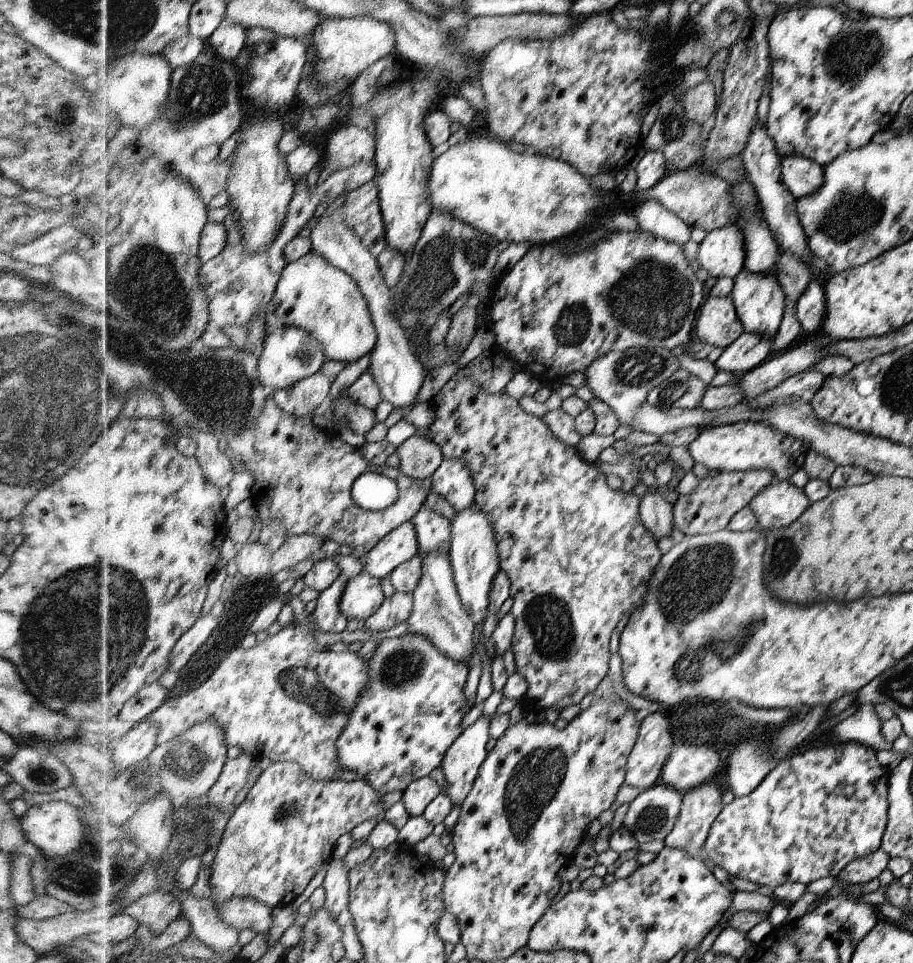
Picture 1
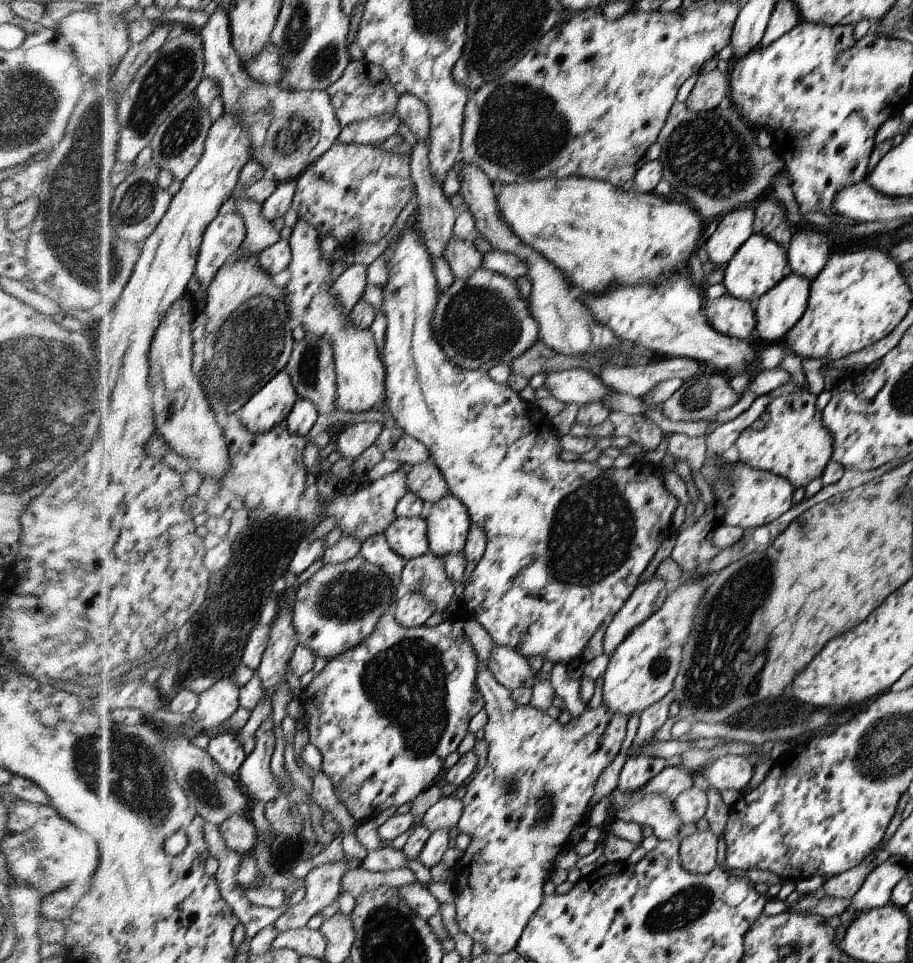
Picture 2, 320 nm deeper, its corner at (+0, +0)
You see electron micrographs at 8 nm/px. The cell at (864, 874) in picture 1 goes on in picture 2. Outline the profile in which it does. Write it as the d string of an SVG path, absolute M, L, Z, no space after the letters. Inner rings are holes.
M862 862L855 868L846 870L824 883L825 896L832 896L842 900L850 899L855 896L863 888L864 882L868 878L868 874L874 872L876 866L870 862Z

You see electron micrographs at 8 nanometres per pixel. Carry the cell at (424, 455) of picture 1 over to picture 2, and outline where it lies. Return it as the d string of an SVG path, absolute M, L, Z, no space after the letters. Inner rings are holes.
M430 460L412 466L407 474L406 485L408 491L420 496L424 503L434 504L449 494L442 472Z

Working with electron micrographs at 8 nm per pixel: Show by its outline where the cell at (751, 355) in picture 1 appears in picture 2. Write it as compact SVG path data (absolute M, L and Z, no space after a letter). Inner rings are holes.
M790 272L775 289L764 294L754 307L756 317L754 340L763 342L765 345L784 343L786 334L798 324L806 311L810 297L810 284L808 278L804 278L796 272Z

